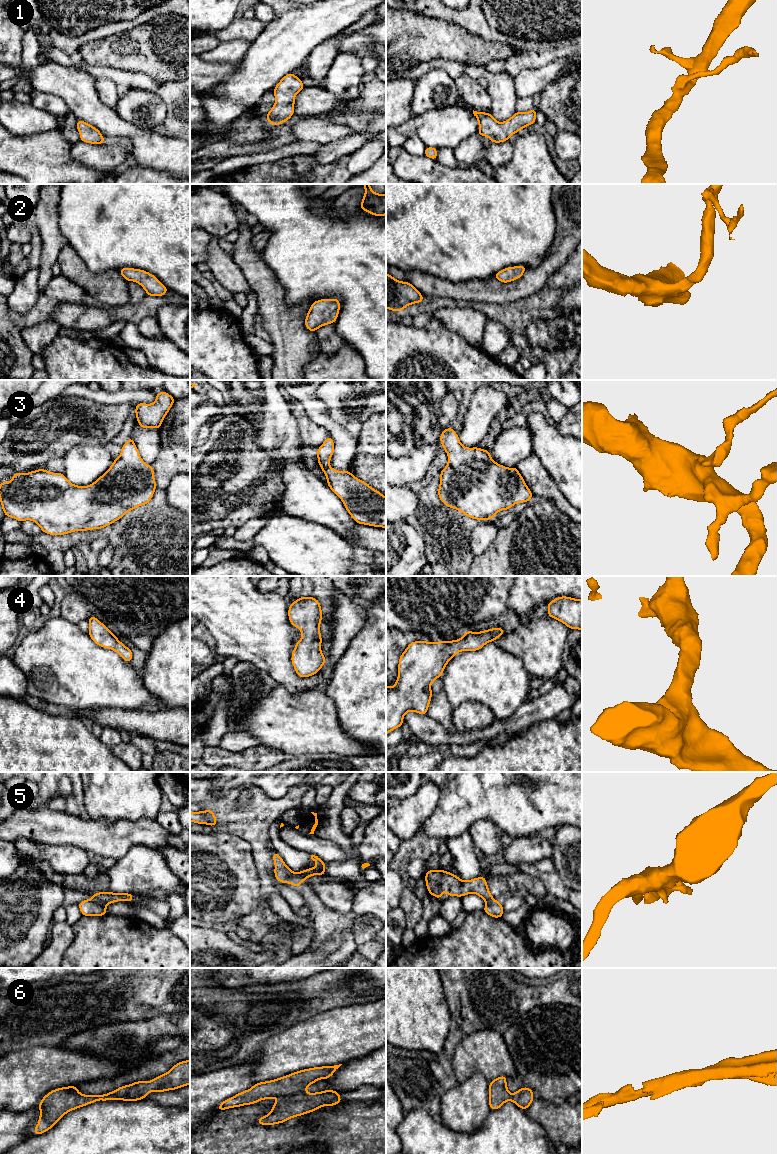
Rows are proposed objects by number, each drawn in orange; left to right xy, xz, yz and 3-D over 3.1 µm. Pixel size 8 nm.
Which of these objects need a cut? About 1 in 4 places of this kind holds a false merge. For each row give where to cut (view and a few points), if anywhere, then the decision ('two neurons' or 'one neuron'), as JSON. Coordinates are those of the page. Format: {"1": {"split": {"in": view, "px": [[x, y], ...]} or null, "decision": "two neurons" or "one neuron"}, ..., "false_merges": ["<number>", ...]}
{"1": {"split": null, "decision": "one neuron"}, "2": {"split": null, "decision": "one neuron"}, "3": {"split": null, "decision": "one neuron"}, "4": {"split": null, "decision": "one neuron"}, "5": {"split": {"in": "xy", "px": [[92, 898], [105, 905]]}, "decision": "two neurons"}, "6": {"split": null, "decision": "one neuron"}, "false_merges": ["5"]}

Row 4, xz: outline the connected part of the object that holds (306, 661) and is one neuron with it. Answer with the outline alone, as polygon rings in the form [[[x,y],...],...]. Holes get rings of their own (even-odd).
[[[311,596],[300,597],[289,606],[288,617],[302,633],[291,657],[297,675],[306,678],[317,674],[326,662],[321,651],[320,622],[323,613],[320,602]]]

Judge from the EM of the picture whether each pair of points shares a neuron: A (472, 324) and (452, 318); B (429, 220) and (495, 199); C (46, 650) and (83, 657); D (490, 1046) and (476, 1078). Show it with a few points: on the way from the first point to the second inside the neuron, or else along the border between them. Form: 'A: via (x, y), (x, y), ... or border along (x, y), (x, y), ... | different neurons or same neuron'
A: via (467, 322), (457, 320) | same neuron
B: via (445, 205), (451, 199), (479, 199) | same neuron
C: via (55, 657), (74, 657) | same neuron
D: border along (488, 1081), (479, 1072), (473, 1072), (458, 1083) | different neurons

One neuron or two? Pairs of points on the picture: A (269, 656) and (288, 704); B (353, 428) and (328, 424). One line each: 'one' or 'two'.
A: two
B: two

